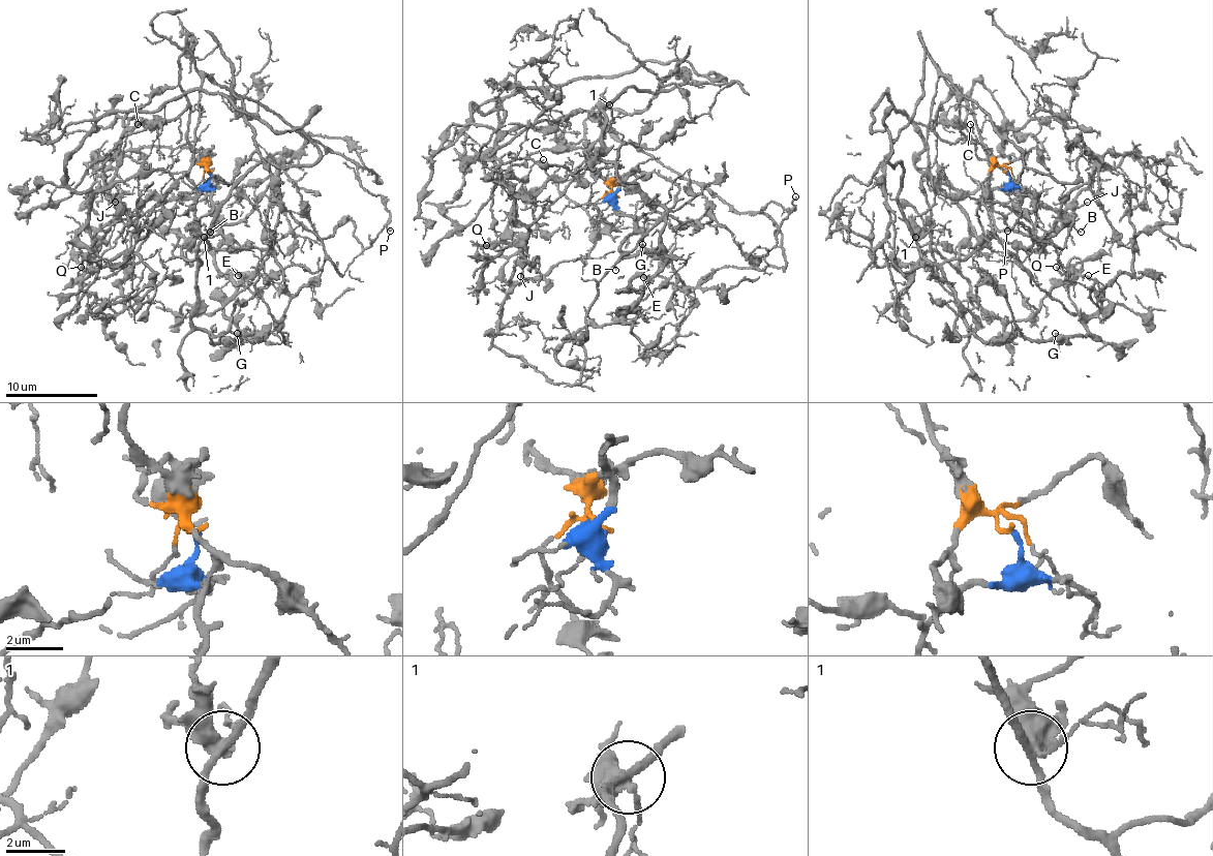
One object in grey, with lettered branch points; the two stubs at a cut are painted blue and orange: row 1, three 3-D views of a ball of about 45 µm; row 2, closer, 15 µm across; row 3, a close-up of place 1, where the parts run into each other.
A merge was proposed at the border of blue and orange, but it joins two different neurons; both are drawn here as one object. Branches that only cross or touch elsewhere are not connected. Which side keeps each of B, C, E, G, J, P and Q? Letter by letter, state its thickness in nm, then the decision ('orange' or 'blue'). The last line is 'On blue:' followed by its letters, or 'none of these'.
B: calibre 100 nm; blue
C: calibre 120 nm; blue
E: calibre 120 nm; blue
G: calibre 100 nm; blue
J: calibre 130 nm; blue
P: calibre 140 nm; orange
Q: calibre 110 nm; orange
On blue: B, C, E, G, J

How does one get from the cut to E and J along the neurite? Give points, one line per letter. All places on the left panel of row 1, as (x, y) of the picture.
E: (212, 172), (212, 211), (182, 250), (195, 258), (191, 318), (212, 341), (260, 337), (223, 311), (237, 275)
J: (212, 172), (199, 264), (228, 192), (320, 149), (186, 89), (107, 112), (65, 162), (95, 238), (116, 202)

